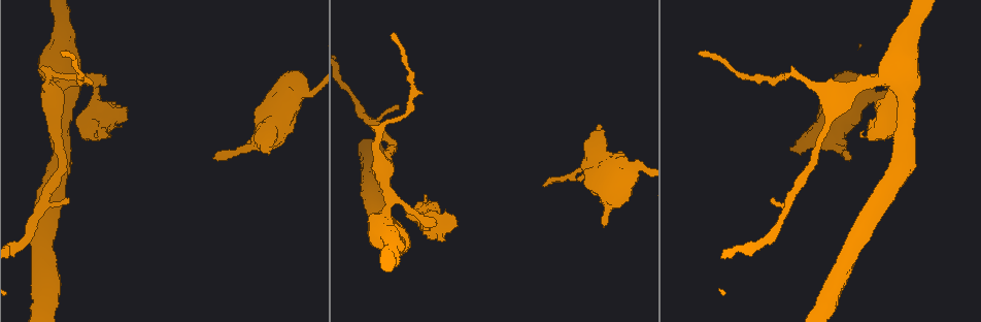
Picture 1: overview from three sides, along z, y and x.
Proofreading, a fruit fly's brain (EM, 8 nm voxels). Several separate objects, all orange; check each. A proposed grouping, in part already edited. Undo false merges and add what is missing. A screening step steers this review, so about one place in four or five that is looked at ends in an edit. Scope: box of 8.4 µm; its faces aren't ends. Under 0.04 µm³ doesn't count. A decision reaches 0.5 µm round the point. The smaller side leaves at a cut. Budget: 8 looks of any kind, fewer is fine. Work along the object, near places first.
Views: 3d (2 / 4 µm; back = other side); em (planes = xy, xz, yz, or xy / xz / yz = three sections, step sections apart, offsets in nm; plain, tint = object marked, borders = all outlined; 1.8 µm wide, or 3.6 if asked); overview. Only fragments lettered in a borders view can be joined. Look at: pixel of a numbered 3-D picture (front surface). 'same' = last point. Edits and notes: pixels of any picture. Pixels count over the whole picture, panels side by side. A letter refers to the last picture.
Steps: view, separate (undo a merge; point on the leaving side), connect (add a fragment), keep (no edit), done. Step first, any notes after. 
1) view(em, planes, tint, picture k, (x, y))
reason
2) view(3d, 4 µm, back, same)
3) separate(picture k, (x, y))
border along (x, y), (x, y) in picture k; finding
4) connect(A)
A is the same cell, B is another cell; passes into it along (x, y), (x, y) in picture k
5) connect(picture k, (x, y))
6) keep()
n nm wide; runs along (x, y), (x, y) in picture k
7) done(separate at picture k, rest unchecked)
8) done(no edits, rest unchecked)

view(em, planes, borders, picture 1, (601, 125))
thick end

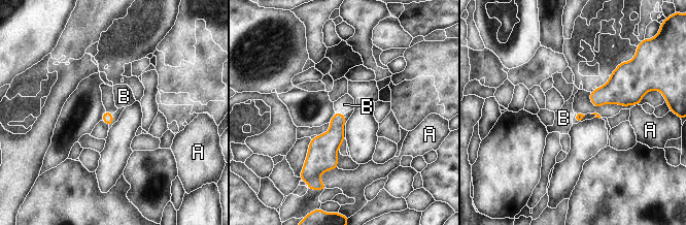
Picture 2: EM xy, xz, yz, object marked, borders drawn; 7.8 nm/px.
connect(B)
B is the same cell, A is another cell; passes into it along (329, 142), (340, 113), (344, 104) in picture 2; the neuron continues

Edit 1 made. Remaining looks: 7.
view(overview)

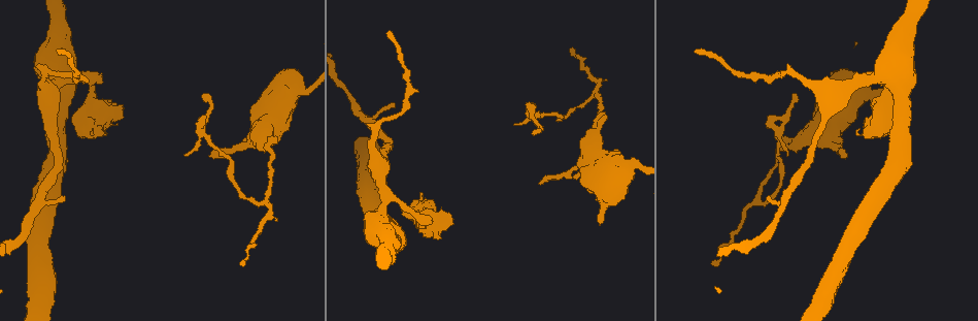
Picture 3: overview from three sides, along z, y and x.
view(3d, 4 µm, picture 3, (211, 157))
branch stops here

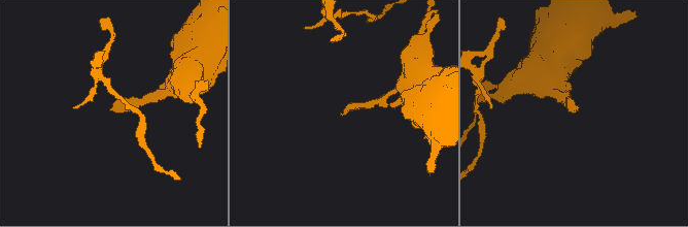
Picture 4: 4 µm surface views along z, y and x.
view(em, 3.6 µm, yz, step 4, tint, picture 4, (111, 109))
now the EM

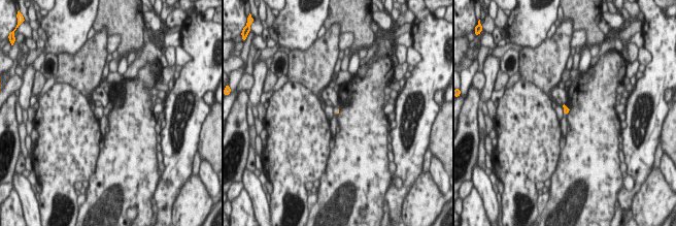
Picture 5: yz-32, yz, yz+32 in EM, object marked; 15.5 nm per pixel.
view(em, 3.6 µm, planes, borders, same)

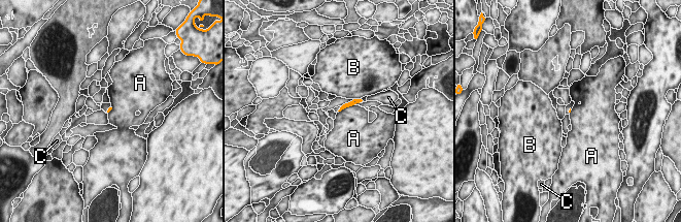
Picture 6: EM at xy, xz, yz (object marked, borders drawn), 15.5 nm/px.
keep()
A, B and C are other cells; border along (354, 104), (344, 107), (339, 112) in picture 6; none of them fits

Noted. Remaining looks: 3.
view(em, 3.6 µm, xz, step 4, borders, picture 3, (386, 199))

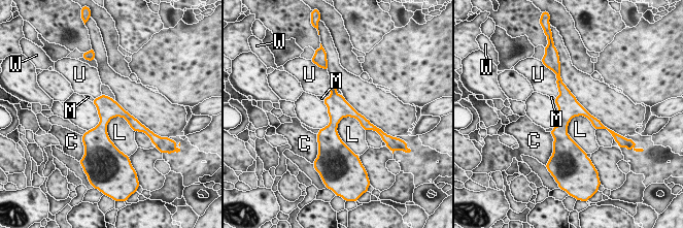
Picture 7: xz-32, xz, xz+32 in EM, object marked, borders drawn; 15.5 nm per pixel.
keep()
C, L, M, U and W are other cells; runs along (560, 86), (568, 143) in picture 7; all the same neuron

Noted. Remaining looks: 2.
done(connect at picture 2, rest unchecked)

